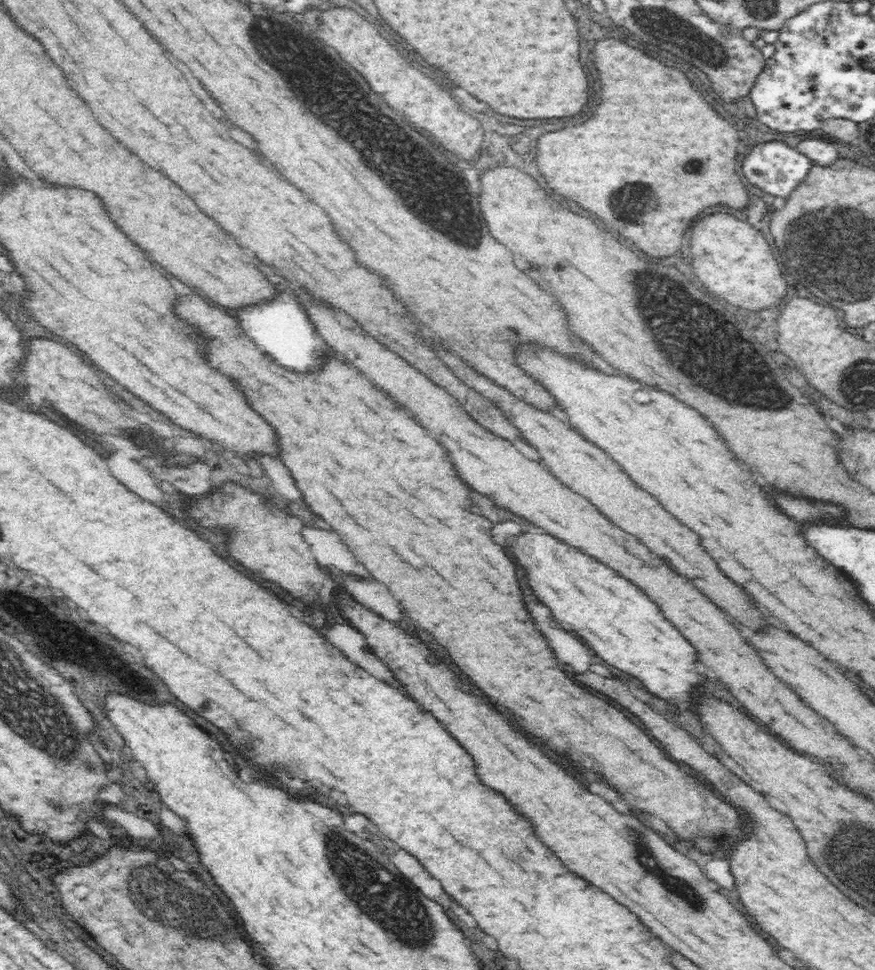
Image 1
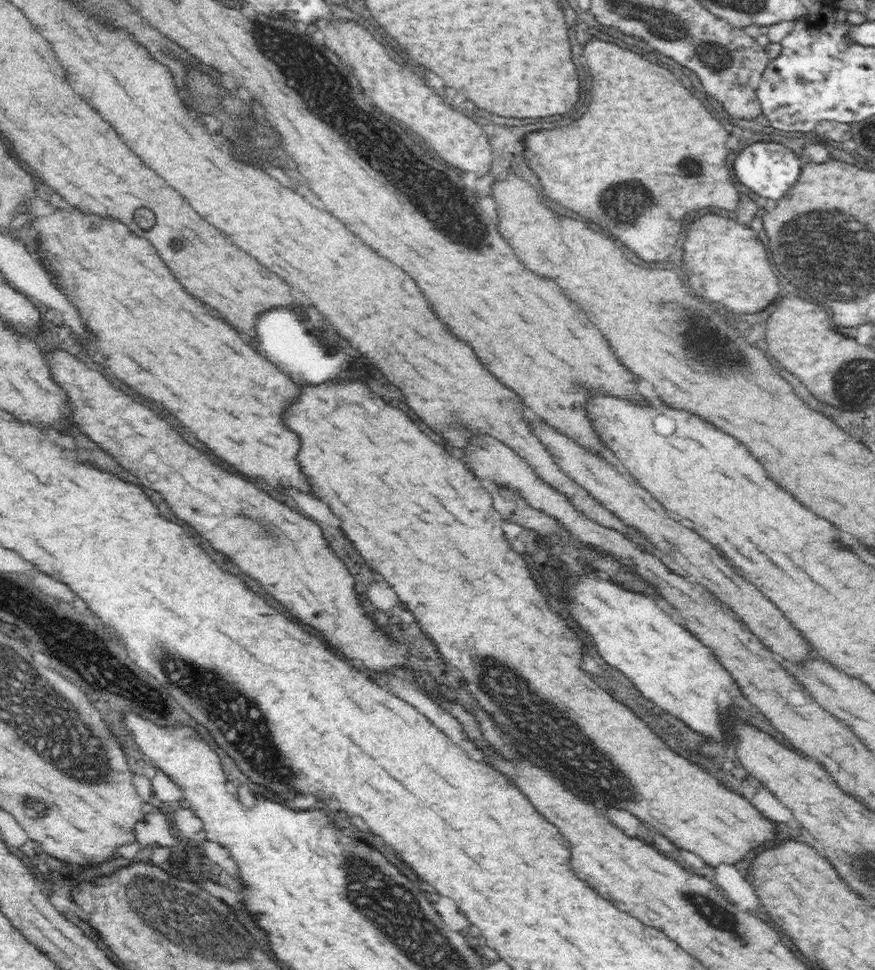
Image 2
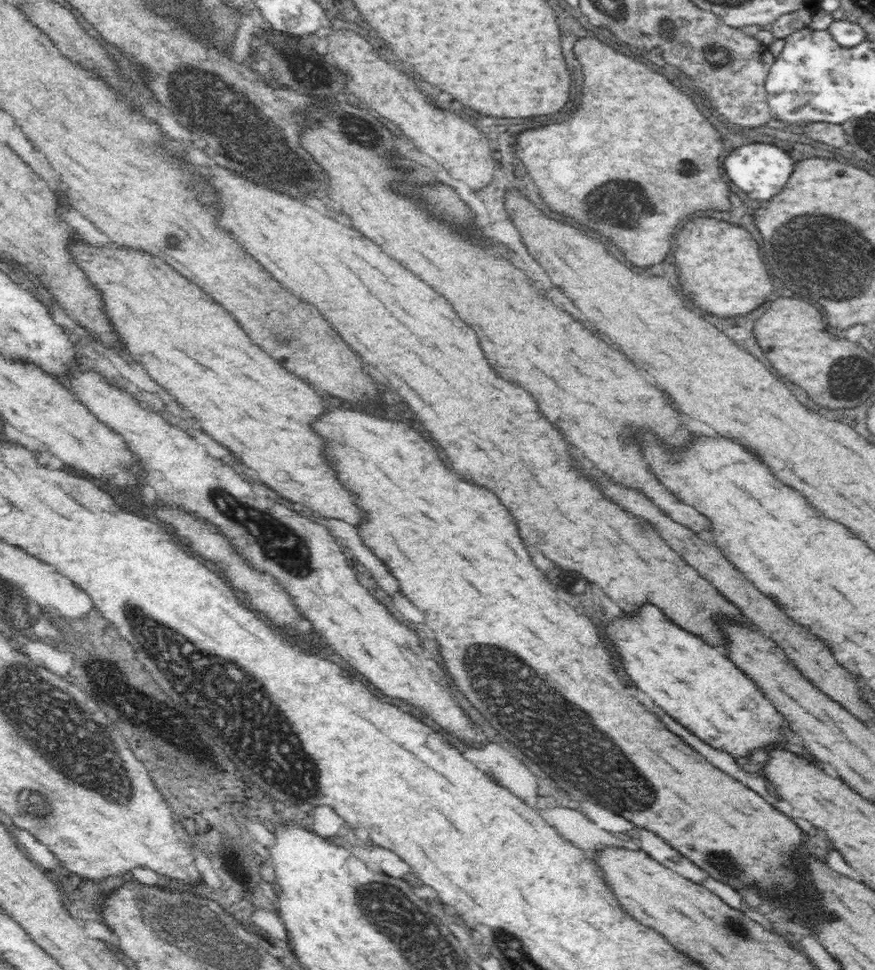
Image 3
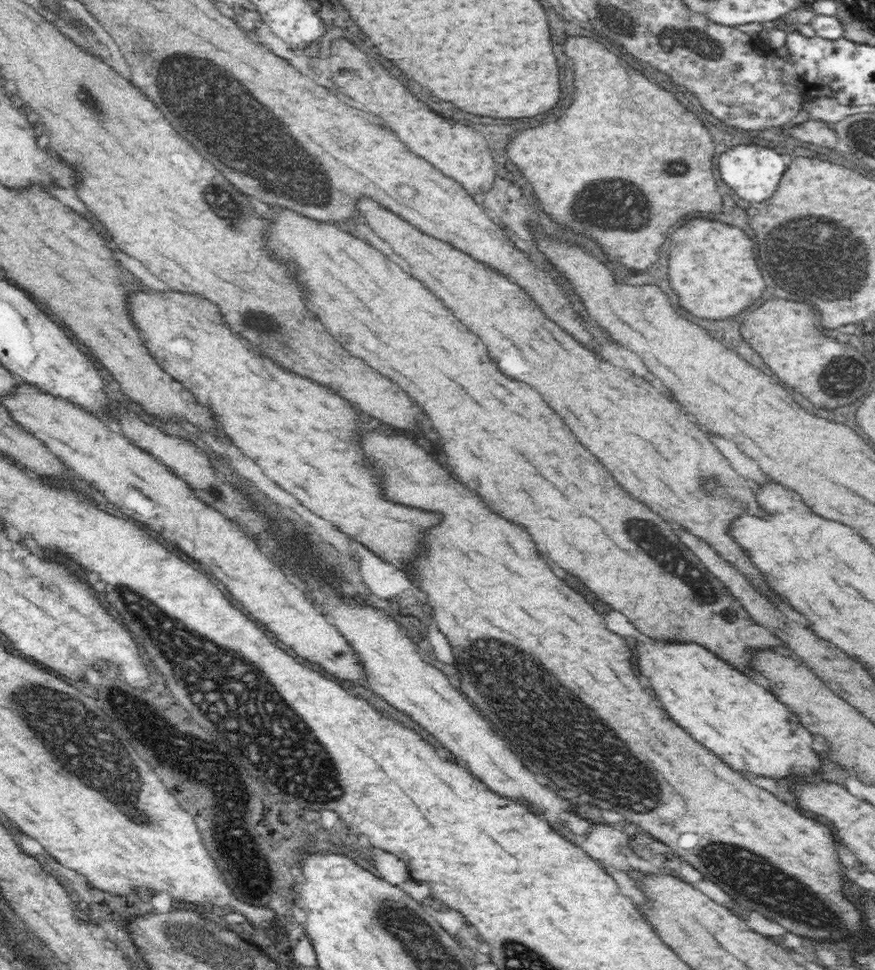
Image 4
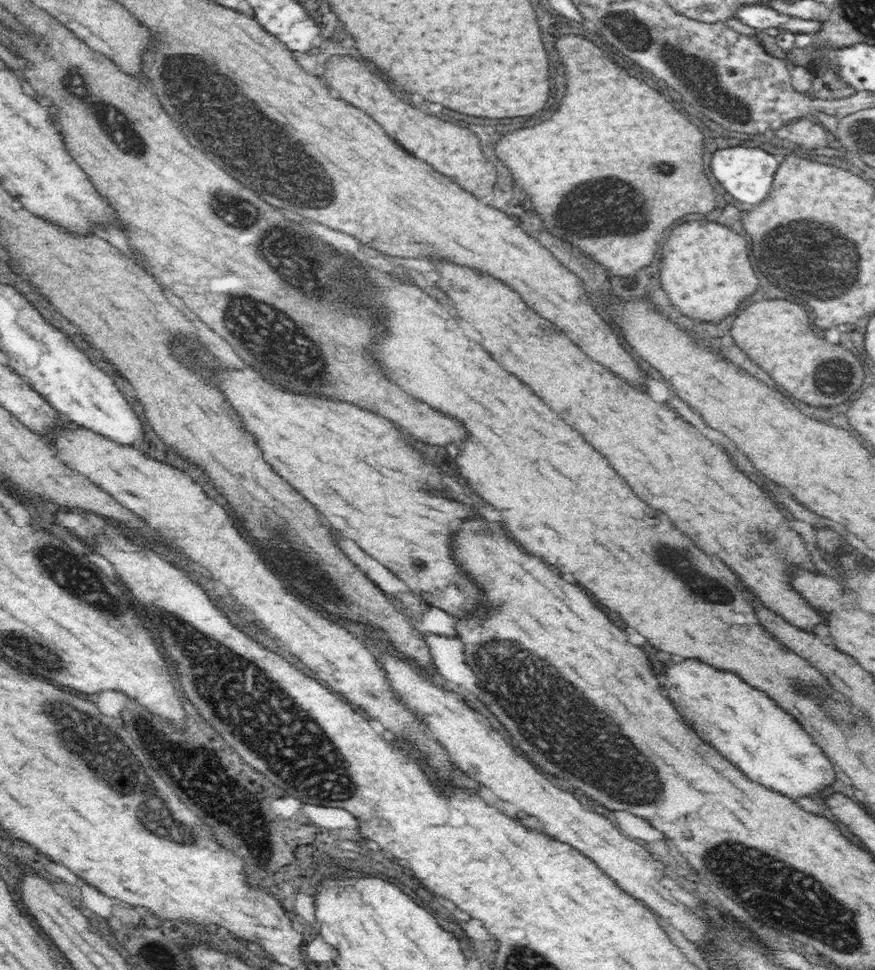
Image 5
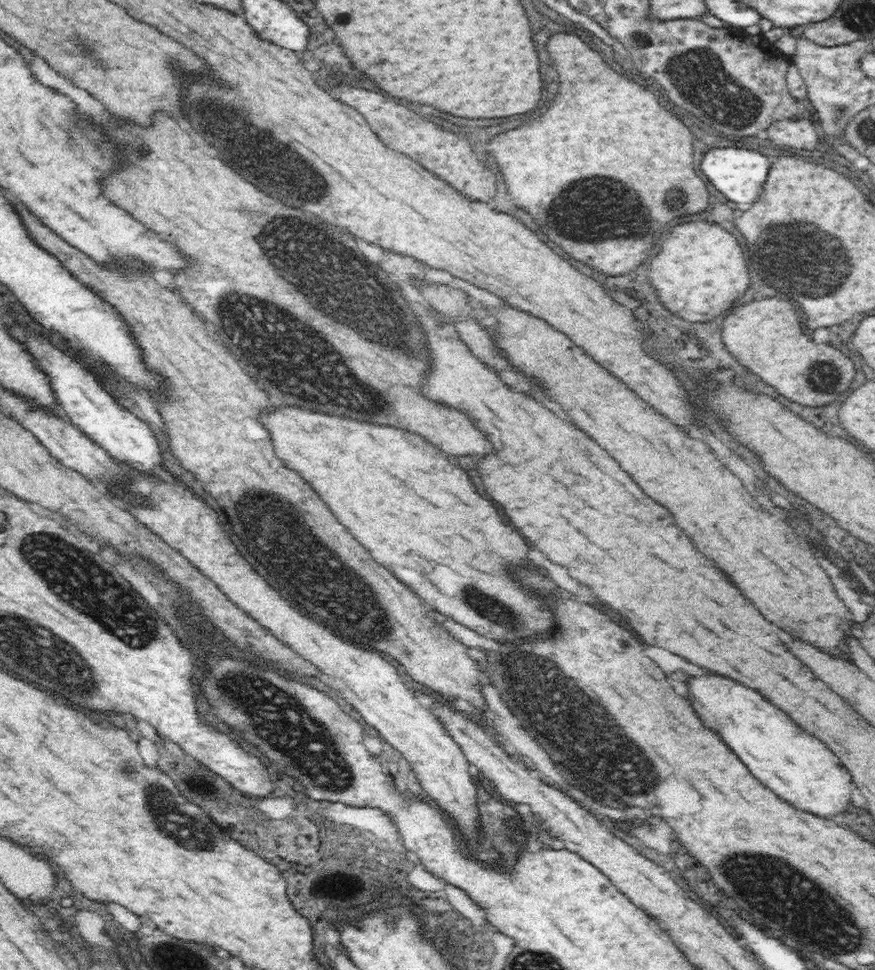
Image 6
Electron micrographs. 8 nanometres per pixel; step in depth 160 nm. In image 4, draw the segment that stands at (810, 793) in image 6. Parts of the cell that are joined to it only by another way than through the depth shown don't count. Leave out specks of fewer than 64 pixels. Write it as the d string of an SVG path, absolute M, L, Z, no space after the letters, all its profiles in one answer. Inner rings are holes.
M652 638L650 642L640 642L640 640L638 640L638 642L634 644L634 652L636 652L636 670L638 670L638 674L648 680L650 688L654 690L658 702L662 702L662 706L664 706L664 710L668 712L668 716L670 716L680 728L684 728L686 732L690 732L690 736L692 736L696 742L704 744L708 750L712 750L714 754L718 754L718 756L720 756L724 762L728 762L734 770L744 770L744 772L752 772L752 774L776 778L776 776L786 776L786 774L790 774L790 772L794 772L794 774L812 774L812 770L818 768L816 754L814 754L812 748L810 748L812 734L810 734L806 728L800 726L800 722L796 720L796 716L792 716L792 712L788 712L788 708L786 708L784 704L780 704L766 688L762 688L760 684L756 684L754 680L750 680L748 676L744 676L744 674L738 672L736 668L732 668L728 662L724 662L722 658L718 658L716 654L712 654L710 650L706 650L704 646L700 646L700 644L696 644L696 642L676 642L676 640L674 640L674 642L668 642L668 640L654 640L654 638Z

